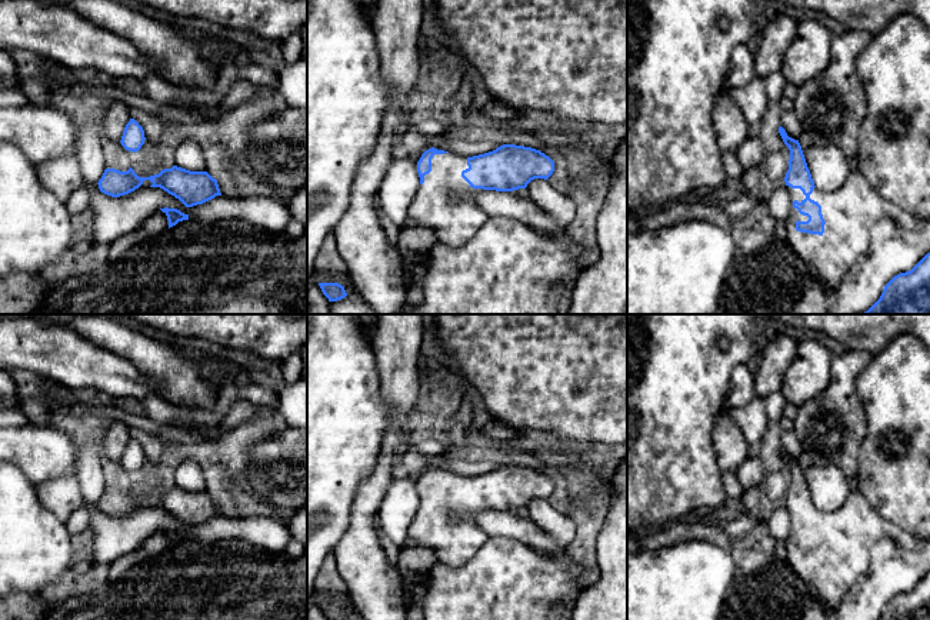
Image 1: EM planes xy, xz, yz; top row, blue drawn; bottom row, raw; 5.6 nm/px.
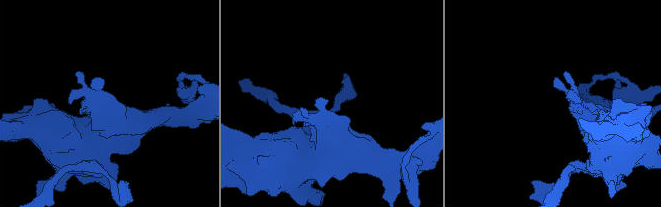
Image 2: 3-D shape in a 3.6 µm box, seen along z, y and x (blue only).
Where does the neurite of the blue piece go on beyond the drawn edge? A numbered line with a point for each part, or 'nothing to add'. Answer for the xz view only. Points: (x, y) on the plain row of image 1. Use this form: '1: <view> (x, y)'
1: xz (443, 523)

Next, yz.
1: yz (850, 532)

